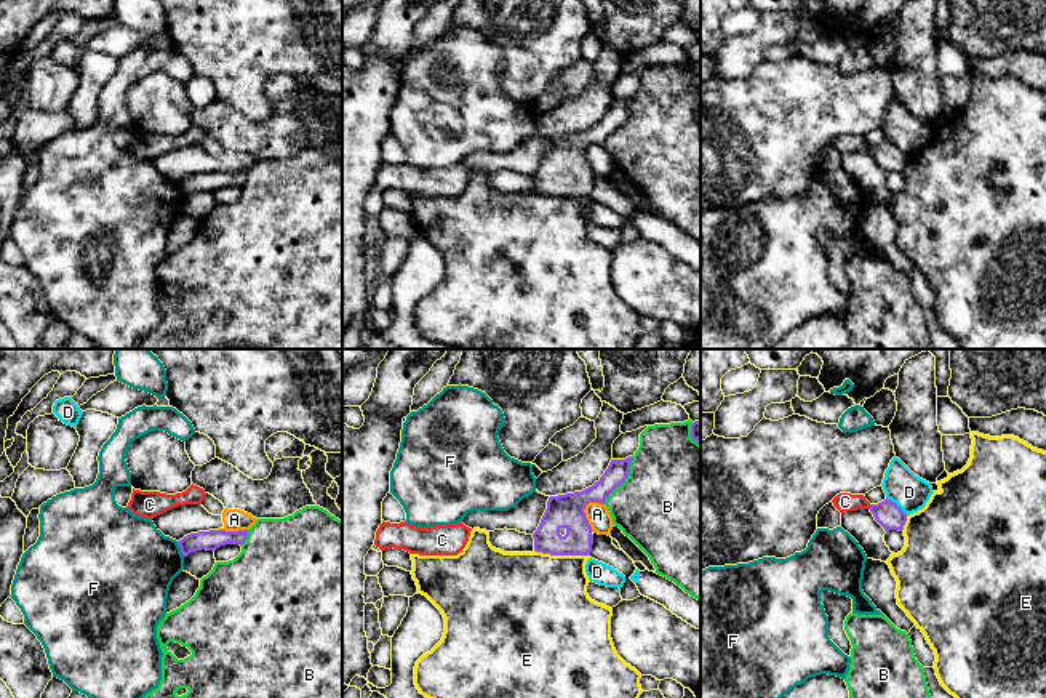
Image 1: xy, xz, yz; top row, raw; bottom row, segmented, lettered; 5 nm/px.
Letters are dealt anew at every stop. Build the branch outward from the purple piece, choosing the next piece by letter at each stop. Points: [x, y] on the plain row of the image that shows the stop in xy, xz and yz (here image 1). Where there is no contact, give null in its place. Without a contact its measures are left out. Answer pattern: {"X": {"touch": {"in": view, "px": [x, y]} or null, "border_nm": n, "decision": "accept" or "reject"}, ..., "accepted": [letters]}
{"A": {"touch": {"in": "xz", "px": [584, 157]}, "border_nm": 160, "decision": "reject"}, "B": {"touch": {"in": "xz", "px": [624, 122]}, "border_nm": 280, "decision": "reject"}, "C": {"touch": {"in": "yz", "px": [870, 148]}, "border_nm": 30, "decision": "reject"}, "D": {"touch": {"in": "yz", "px": [896, 146]}, "border_nm": 140, "decision": "reject"}, "E": {"touch": {"in": "xz", "px": [562, 196]}, "border_nm": 280, "decision": "reject"}, "F": {"touch": {"in": "xy", "px": [181, 191]}, "border_nm": 90, "decision": "reject"}, "accepted": []}

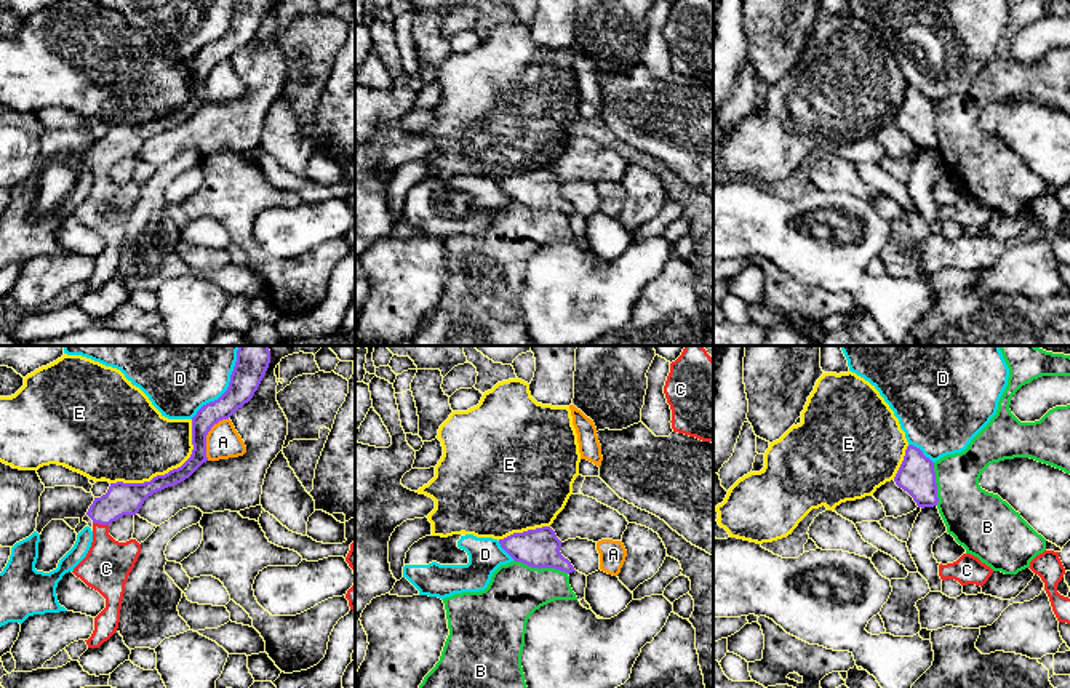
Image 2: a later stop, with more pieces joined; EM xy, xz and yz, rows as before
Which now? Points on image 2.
{"A": {"touch": {"in": "xy", "px": [207, 76]}, "border_nm": 240, "decision": "reject"}, "B": {"touch": {"in": "xz", "px": [541, 208]}, "border_nm": 280, "decision": "reject"}, "C": {"touch": {"in": "xy", "px": [101, 165]}, "border_nm": 80, "decision": "accept"}, "D": {"touch": {"in": "xy", "px": [224, 34]}, "border_nm": 380, "decision": "reject"}, "E": {"touch": {"in": "xy", "px": [170, 112]}, "border_nm": 550, "decision": "reject"}, "accepted": ["C"]}

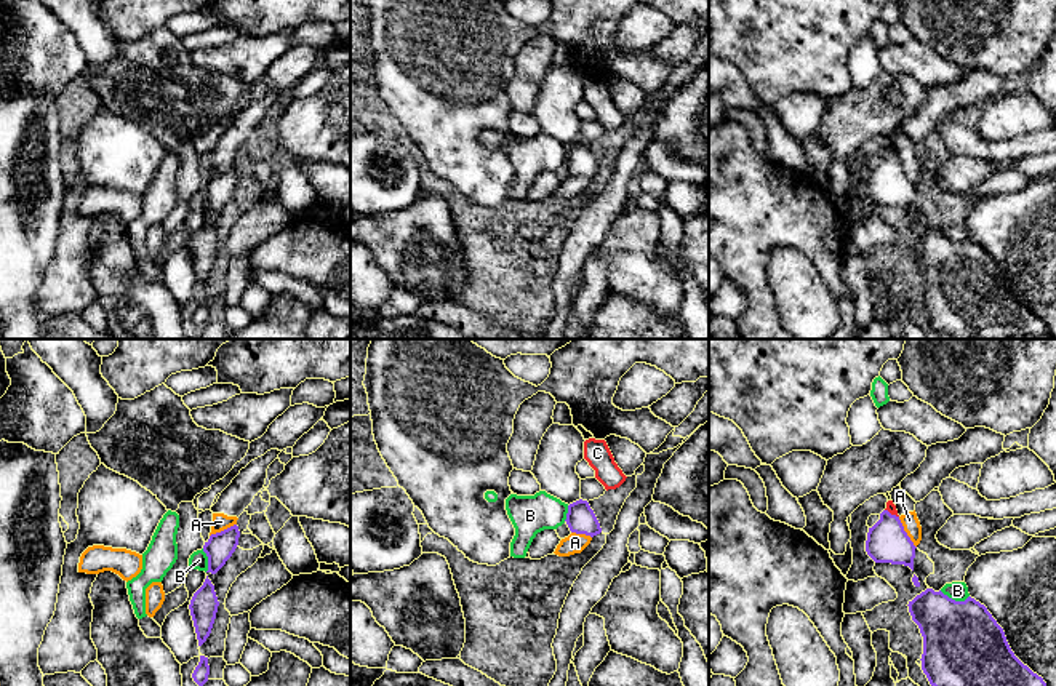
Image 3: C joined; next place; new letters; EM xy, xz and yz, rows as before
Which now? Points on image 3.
{"A": {"touch": {"in": "yz", "px": [906, 175]}, "border_nm": 180, "decision": "reject"}, "B": {"touch": {"in": "yz", "px": [954, 242]}, "border_nm": 160, "decision": "reject"}, "C": {"touch": {"in": "yz", "px": [890, 155]}, "border_nm": 80, "decision": "accept"}, "accepted": ["C"]}

